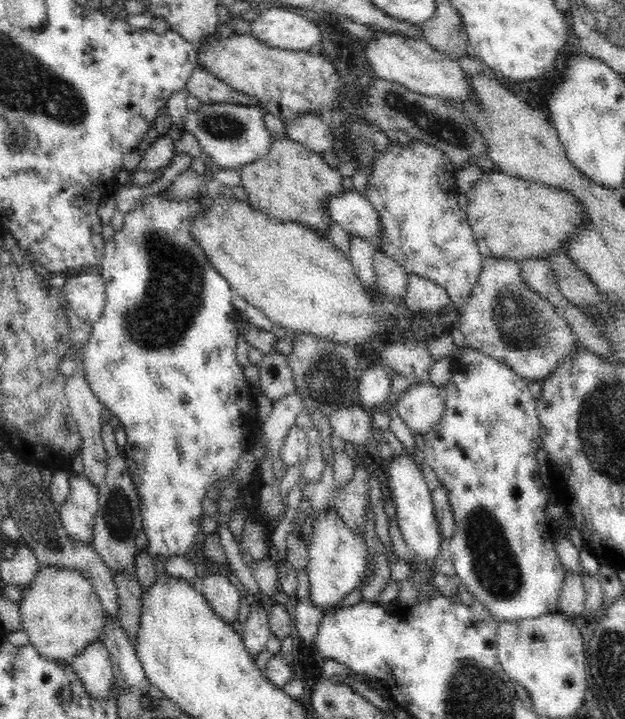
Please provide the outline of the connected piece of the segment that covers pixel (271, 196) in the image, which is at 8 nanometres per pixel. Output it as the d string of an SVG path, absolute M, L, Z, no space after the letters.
M274 137L271 151L264 158L255 160L253 163L247 164L241 170L241 181L239 184L245 190L248 203L259 211L264 211L268 215L268 219L276 219L280 223L298 223L304 225L308 230L312 230L320 238L330 239L330 224L332 220L330 208L330 200L344 194L348 189L342 186L342 174L336 168L330 168L318 153L306 148L303 144L293 141L292 139L281 139Z

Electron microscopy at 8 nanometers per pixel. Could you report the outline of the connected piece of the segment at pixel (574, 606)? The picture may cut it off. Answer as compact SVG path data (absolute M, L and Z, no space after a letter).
M567 572L556 612L564 614L570 619L585 611L586 591L582 580L582 574Z

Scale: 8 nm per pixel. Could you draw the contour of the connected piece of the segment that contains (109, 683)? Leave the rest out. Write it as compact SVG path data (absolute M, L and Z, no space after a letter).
M96 641L70 662L78 681L90 699L107 699L113 688L111 653L103 641Z

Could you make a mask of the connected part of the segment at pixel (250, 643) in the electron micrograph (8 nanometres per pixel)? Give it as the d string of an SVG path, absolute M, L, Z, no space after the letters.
M256 601L250 607L250 615L243 624L244 644L247 645L248 653L252 654L252 657L258 656L266 647L266 641L271 633L268 612L264 605Z

